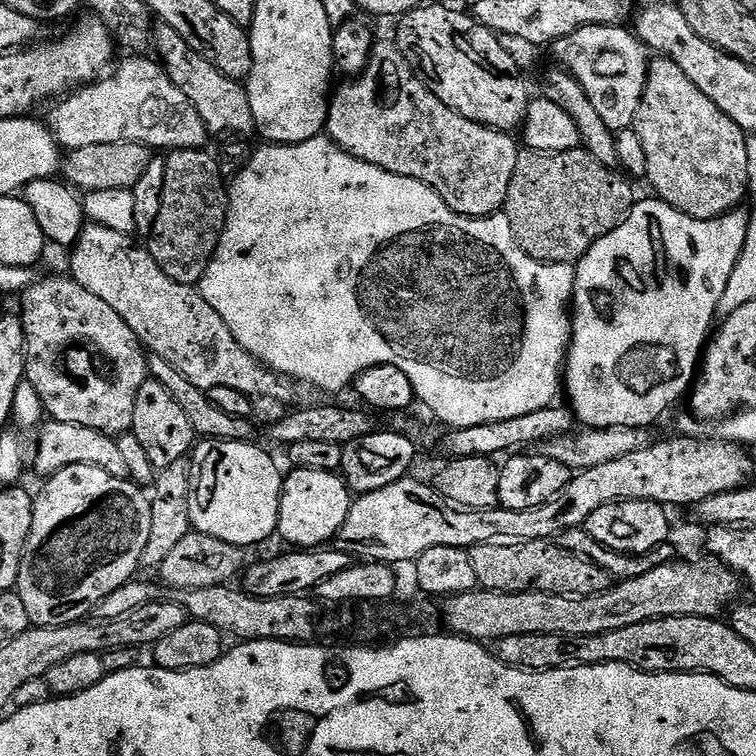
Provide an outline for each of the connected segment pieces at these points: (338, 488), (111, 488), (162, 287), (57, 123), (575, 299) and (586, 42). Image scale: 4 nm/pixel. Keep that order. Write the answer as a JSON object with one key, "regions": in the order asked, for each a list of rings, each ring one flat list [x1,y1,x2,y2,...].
{"regions":[[[298,468,289,473,284,476,278,510,279,539,284,539,288,546,300,550,319,549,333,541,340,532,342,522,346,522,346,514,352,508,353,493,345,484,343,475,335,472]],[[66,466,43,484,44,489,37,491,32,501,32,525,24,543,15,591,26,606,26,614,30,614,30,625,53,628,79,624,107,595,137,575,150,537,152,500,141,485,128,478,114,478,98,466]],[[85,223,80,236,71,249,71,279,76,280,90,294,102,298,112,307,122,322,134,330,134,334,151,354,170,362,179,374,184,375,208,393,214,386,231,386,242,394,260,400,273,400,276,404,295,405,302,391,301,385,265,368,230,334,230,326,222,322,218,310,202,298,193,285,174,282,154,262,147,247,131,244,129,237,101,224]],[[140,54,124,59,128,60,117,63,95,82,77,88,51,105,52,113,46,118,46,124,61,149,125,142,146,144,153,150,204,148,210,139,207,126,163,67,155,59,144,60,148,58]],[[653,198,653,200,644,200,644,201,642,201,642,202,641,202,641,204,640,204,640,201,639,201,639,202,636,202,636,203,633,203,633,206,632,206,632,211,631,211,631,212,629,212,629,214,628,214,628,216,627,216,627,218,625,218,625,219,624,219,624,221,623,221,623,222,622,222,622,223,620,223,620,224,619,224,619,225,618,225,618,227,617,227,617,228,615,228,615,229,614,229,614,231,613,231,613,232,611,232,611,233,610,233,610,234,606,234,606,235,605,235,605,236,603,236,603,237,602,237,602,238,601,238,601,240,599,240,599,241,598,241,598,242,594,242,594,246,590,246,590,250,589,250,589,251,588,251,588,252,587,252,587,253,586,253,586,255,584,255,584,256,583,256,583,257,582,257,582,258,581,258,581,260,580,260,580,261,579,261,579,262,578,262,578,263,577,263,577,264,576,264,576,265,575,265,575,270,576,270,576,281,575,281,575,282,574,282,574,290,573,290,573,291,572,291,572,302,571,302,571,305,570,305,570,315,571,315,571,317,572,317,572,342,571,342,571,344,569,344,569,346,568,346,568,355,567,355,567,357,566,357,566,363,565,363,565,365,564,365,564,370,563,370,563,373,562,373,562,384,563,384,563,387,564,387,564,388,565,388,565,389,566,389,566,396,567,396,567,392,568,392,568,400,569,400,569,401,568,401,568,400,567,400,567,403,568,403,568,404,569,404,569,405,570,405,570,407,571,407,571,409,572,409,572,411,573,411,573,413,574,413,574,416,575,416,575,419,576,419,576,420,577,420,577,421,579,421,579,423,580,423,580,420,581,420,581,422,582,422,582,423,581,423,581,425,583,425,583,427,584,427,584,428,638,428,638,429,641,429,641,430,648,430,648,429,651,429,651,427,650,427,650,426,651,426,651,424,652,424,652,423,654,423,654,422,655,422,655,420,656,420,656,419,658,419,658,418,659,418,659,416,660,416,660,415,662,415,662,414,663,414,663,412,664,412,664,411,666,411,666,410,667,410,667,408,668,408,668,407,670,407,670,406,671,406,671,404,672,404,672,403,674,403,674,402,675,402,675,400,676,400,676,399,678,399,678,398,679,398,679,396,680,396,680,395,682,395,682,394,683,394,683,392,684,392,684,395,685,395,685,393,687,393,687,392,688,392,688,391,689,391,689,388,690,388,690,385,691,385,691,384,692,384,692,383,693,383,693,380,694,380,694,377,695,377,695,376,696,376,696,375,697,375,697,372,698,372,698,365,699,365,699,364,700,364,700,363,701,363,701,360,702,360,702,353,703,353,703,351,704,351,704,349,705,349,705,347,706,347,706,345,707,345,707,343,708,343,708,341,709,341,709,339,710,339,710,333,711,333,711,332,712,332,712,331,713,331,713,328,714,328,714,321,715,321,715,320,716,320,716,319,717,319,717,315,716,315,716,311,717,311,717,310,718,310,718,302,722,302,722,294,723,294,723,292,724,292,724,291,725,291,725,290,726,290,726,282,730,282,730,274,734,274,734,266,735,266,735,265,736,265,736,263,737,263,737,262,738,262,738,258,739,258,739,257,740,257,740,255,741,255,741,254,742,254,742,246,743,246,743,245,744,245,744,243,745,243,745,242,746,242,746,234,747,234,747,233,748,233,748,212,747,212,747,211,744,211,744,210,733,210,733,211,730,211,730,212,727,212,727,214,726,214,726,215,725,215,725,216,719,216,719,217,718,217,718,218,714,218,714,219,713,219,713,220,699,220,699,219,698,219,698,218,694,218,694,217,693,217,693,216,691,216,691,215,690,215,690,214,686,214,686,213,685,213,685,212,680,212,680,211,679,211,679,210,678,210,678,209,676,209,676,208,675,208,675,207,674,207,674,206,670,206,670,205,669,205,669,204,668,204,668,203,667,203,667,202,666,202,666,201,665,201,665,200,661,200,661,199,659,199,659,198]],[[614,24,586,26,566,38,555,41,556,56,561,65,582,82,586,98,594,102,602,122,611,132,618,133,635,125,638,106,648,77,649,49,644,47,635,31]]]}

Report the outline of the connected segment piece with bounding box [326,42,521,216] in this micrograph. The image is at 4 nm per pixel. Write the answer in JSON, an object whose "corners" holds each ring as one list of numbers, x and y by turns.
{"corners":[[373,43,372,53,368,58,368,64,359,76,344,82,340,89,337,87,331,93,328,101,328,122,326,125,326,135,329,140,333,140,342,150,349,152,354,158,358,158,362,162,370,162,374,166,378,166,382,170,386,170,390,174,398,174,406,178,414,178,418,182,422,182,426,186,430,186,442,198,442,202,446,206,450,206,450,210,454,210,460,216,494,216,503,209,506,202,506,194,510,190,510,178,514,178,514,162,518,162,518,154,521,149,516,145,513,138,507,132,497,132,494,128,487,128,485,124,474,122,470,118,466,118,462,114,458,114,454,110,450,110,450,106,446,106,441,100,432,93,431,88,416,75,416,71,409,66,406,58,402,58,400,51,396,49,395,43,380,44]]}

